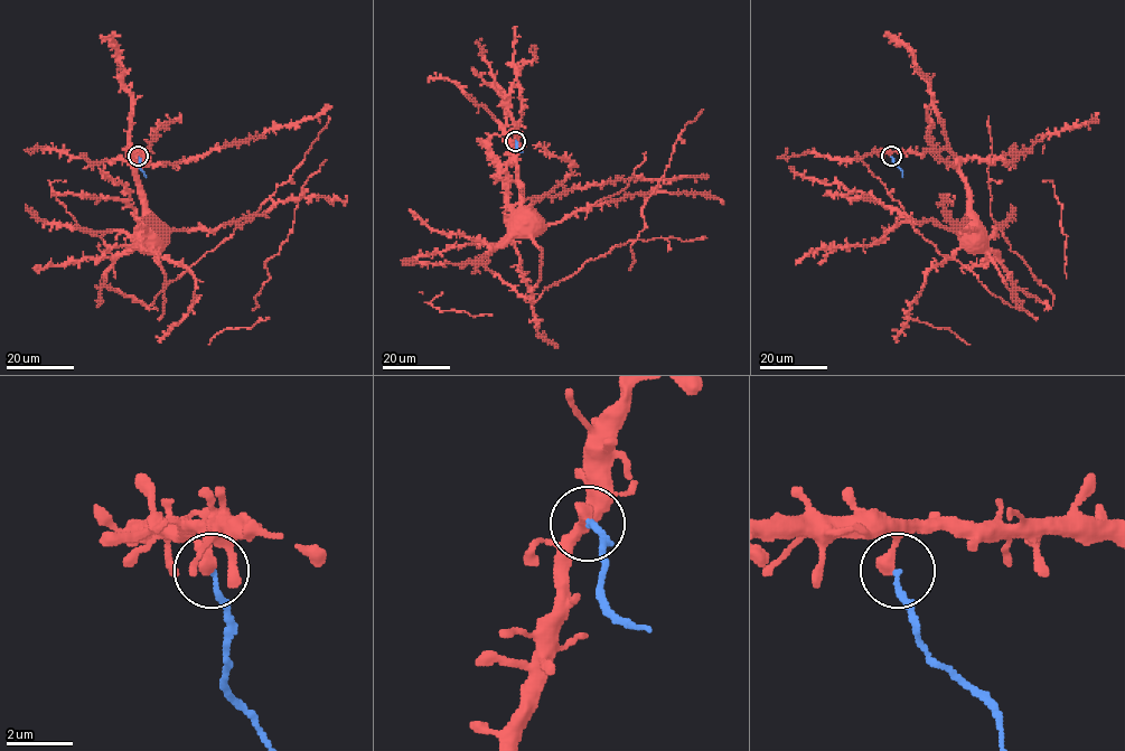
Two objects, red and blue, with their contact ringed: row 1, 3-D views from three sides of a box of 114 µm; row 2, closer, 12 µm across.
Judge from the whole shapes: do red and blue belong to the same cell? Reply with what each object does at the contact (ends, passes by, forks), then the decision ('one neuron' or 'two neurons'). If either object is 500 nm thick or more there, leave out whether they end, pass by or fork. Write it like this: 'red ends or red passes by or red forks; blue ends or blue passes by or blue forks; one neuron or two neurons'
red ends; blue ends; two neurons

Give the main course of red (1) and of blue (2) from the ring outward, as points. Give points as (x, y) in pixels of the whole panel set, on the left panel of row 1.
1: (139, 156), (137, 152), (129, 153), (130, 149), (134, 177), (141, 190), (142, 231), (139, 236)
2: (139, 156), (140, 169), (146, 176)

